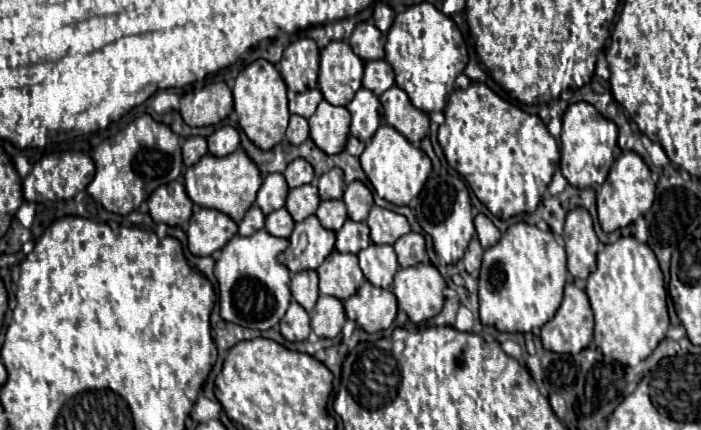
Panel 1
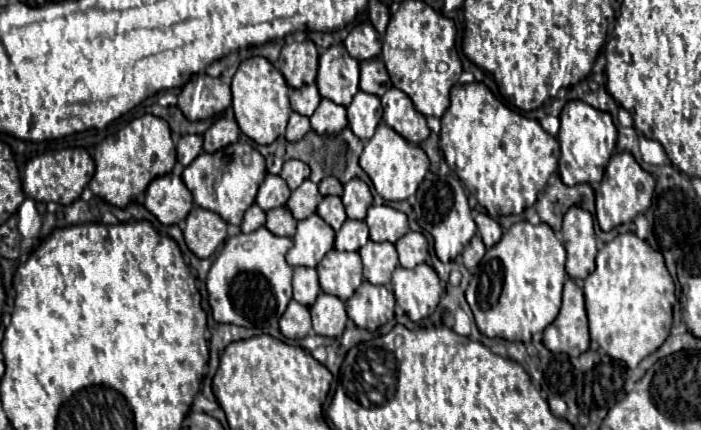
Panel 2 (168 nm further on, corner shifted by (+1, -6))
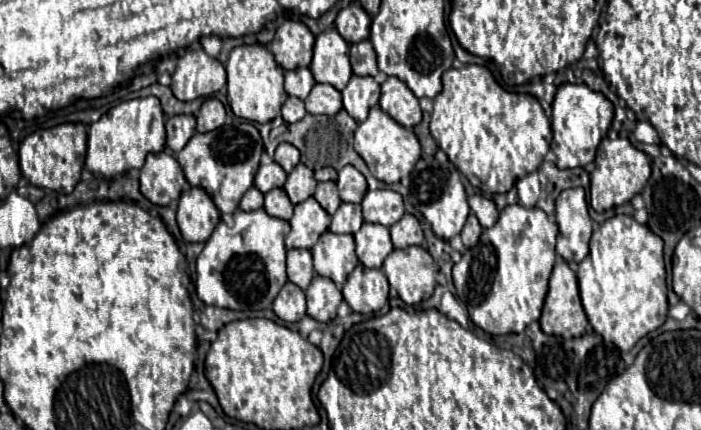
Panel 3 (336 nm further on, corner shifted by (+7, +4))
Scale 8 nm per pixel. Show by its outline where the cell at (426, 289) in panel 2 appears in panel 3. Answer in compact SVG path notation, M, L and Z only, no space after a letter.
M422 247L394 249L386 257L382 271L388 277L390 287L398 291L406 305L422 303L434 293L438 267Z

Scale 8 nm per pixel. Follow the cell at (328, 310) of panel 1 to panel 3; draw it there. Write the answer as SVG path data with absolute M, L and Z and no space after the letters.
M316 275L306 291L306 301L308 301L308 315L312 319L330 323L336 317L338 305L342 303L342 293L330 279Z

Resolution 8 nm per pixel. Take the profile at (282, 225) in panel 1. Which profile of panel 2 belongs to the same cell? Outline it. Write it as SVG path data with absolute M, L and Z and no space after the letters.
M276 207L272 211L266 213L268 219L266 219L266 227L274 233L274 235L280 235L280 237L292 237L296 233L296 219L294 215L288 211L288 207Z

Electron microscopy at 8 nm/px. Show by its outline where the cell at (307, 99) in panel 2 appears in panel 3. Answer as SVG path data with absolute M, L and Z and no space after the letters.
M294 69L294 71L286 71L286 93L294 95L298 99L306 99L310 89L314 87L314 77L310 73L310 69Z

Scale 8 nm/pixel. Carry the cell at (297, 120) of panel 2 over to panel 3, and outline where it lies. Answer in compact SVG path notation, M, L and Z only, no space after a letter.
M288 97L282 107L282 117L286 123L298 123L306 115L306 107L298 97Z

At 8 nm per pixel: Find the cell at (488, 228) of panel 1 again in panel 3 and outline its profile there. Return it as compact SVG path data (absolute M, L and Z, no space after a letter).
M472 195L472 197L468 197L468 205L484 229L488 229L490 225L496 223L498 209L492 203L492 199L486 199L484 195Z

